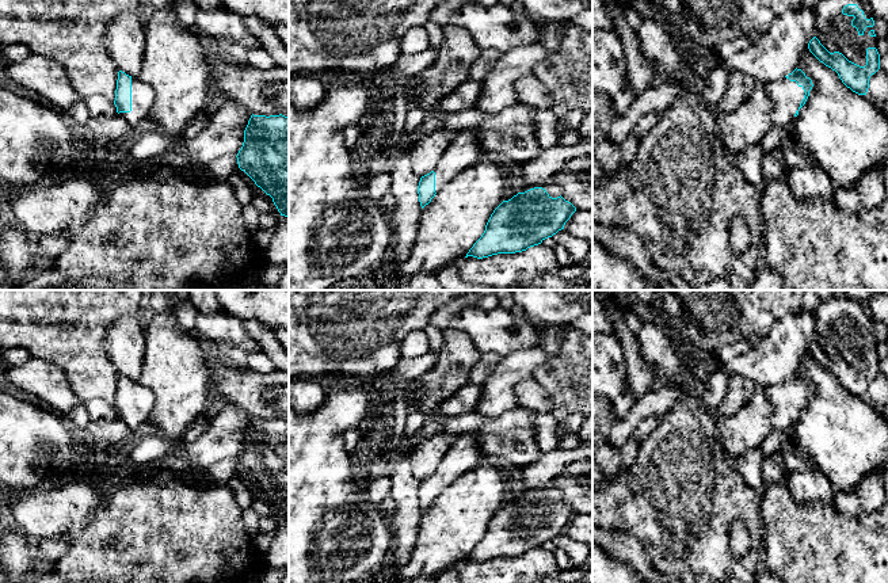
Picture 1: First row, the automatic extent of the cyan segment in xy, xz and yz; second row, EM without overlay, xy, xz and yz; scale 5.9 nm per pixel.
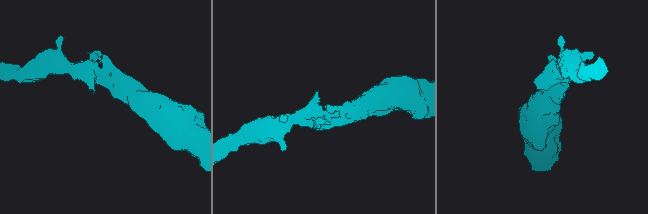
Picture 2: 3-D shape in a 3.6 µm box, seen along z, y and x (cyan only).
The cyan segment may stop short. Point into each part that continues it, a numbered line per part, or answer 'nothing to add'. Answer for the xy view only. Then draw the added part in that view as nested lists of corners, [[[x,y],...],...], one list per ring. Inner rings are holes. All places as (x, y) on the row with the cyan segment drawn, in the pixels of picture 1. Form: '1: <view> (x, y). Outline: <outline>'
1: xy (143, 95). Outline: [[[132,77],[132,111],[119,113],[130,126],[136,126],[148,119],[149,110],[153,106],[155,92],[150,85],[137,77]]]

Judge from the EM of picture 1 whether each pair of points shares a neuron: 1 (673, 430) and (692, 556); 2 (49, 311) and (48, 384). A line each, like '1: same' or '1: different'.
1: same
2: different

